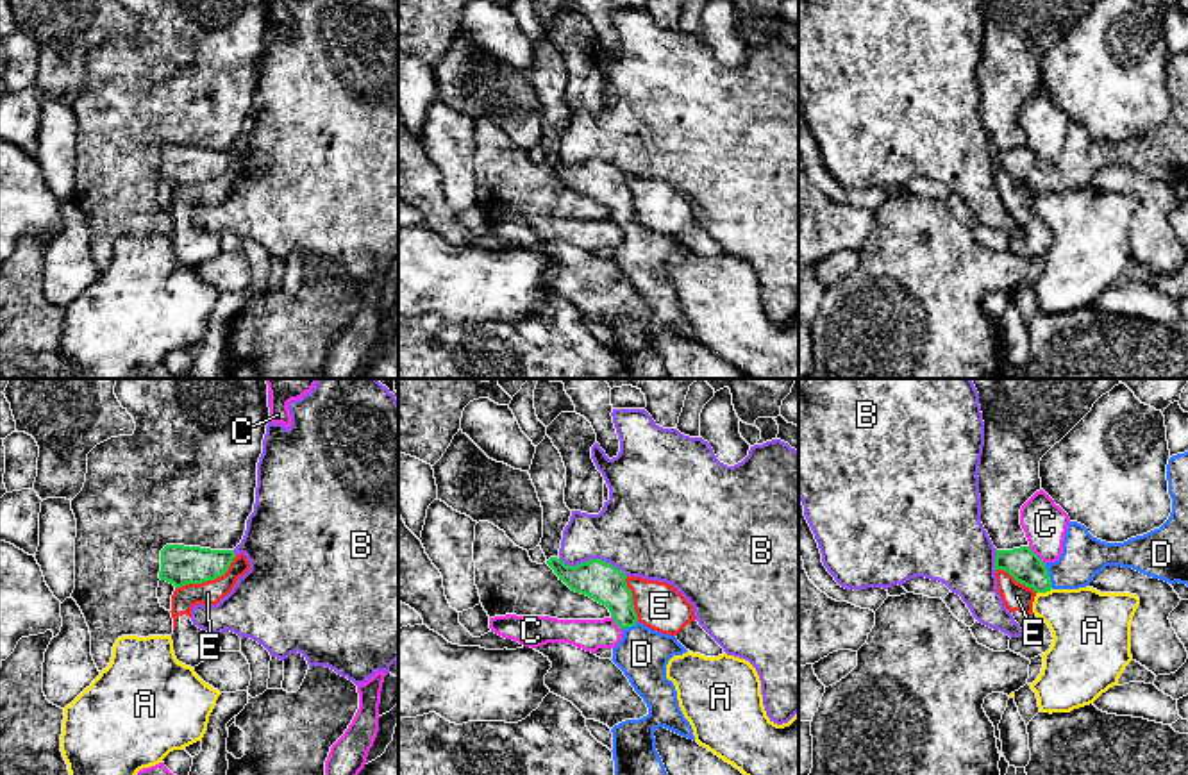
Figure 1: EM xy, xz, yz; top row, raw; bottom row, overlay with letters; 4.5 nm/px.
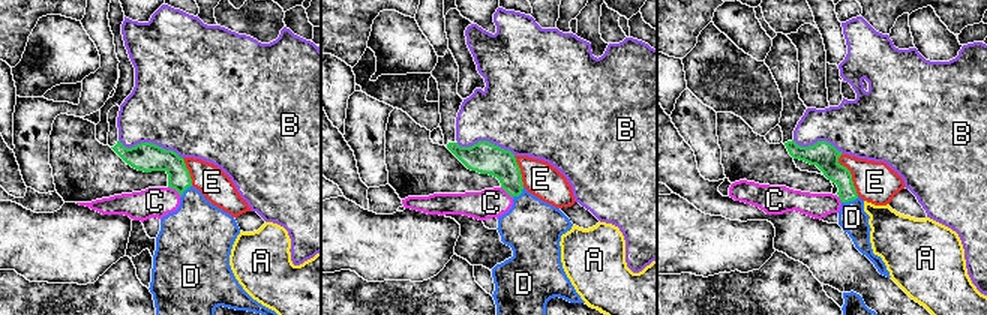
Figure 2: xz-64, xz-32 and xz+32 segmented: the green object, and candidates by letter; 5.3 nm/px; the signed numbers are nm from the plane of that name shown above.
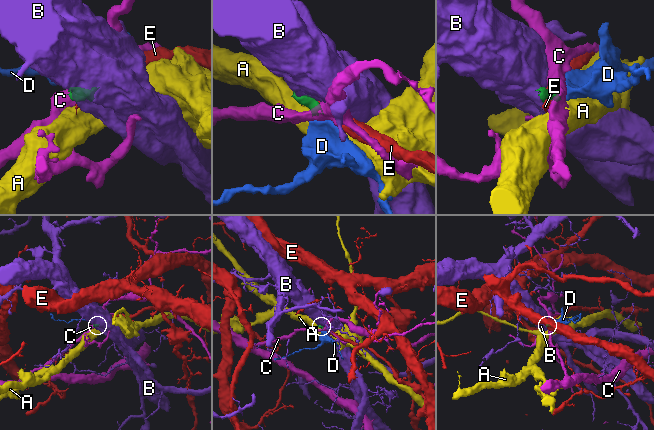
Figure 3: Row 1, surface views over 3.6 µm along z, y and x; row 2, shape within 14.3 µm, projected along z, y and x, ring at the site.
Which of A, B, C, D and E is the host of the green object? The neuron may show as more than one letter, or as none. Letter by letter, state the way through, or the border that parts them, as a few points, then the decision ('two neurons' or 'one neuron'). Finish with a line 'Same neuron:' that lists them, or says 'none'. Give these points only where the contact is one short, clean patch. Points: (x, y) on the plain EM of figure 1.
A: border along yz (1051, 188), (1037, 193); two neurons
B: border along xz (560, 158), (568, 165), (604, 159), (626, 175); two neurons
C: border along yz (1028, 147), (1044, 163); two neurons
D: runs through yz (1022, 163), (1038, 175), (1049, 175), (1065, 174), (1083, 156); one neuron
E: border along xy (234, 156), (220, 175), (200, 183), (186, 183), (175, 190); two neurons
Same neuron: D

